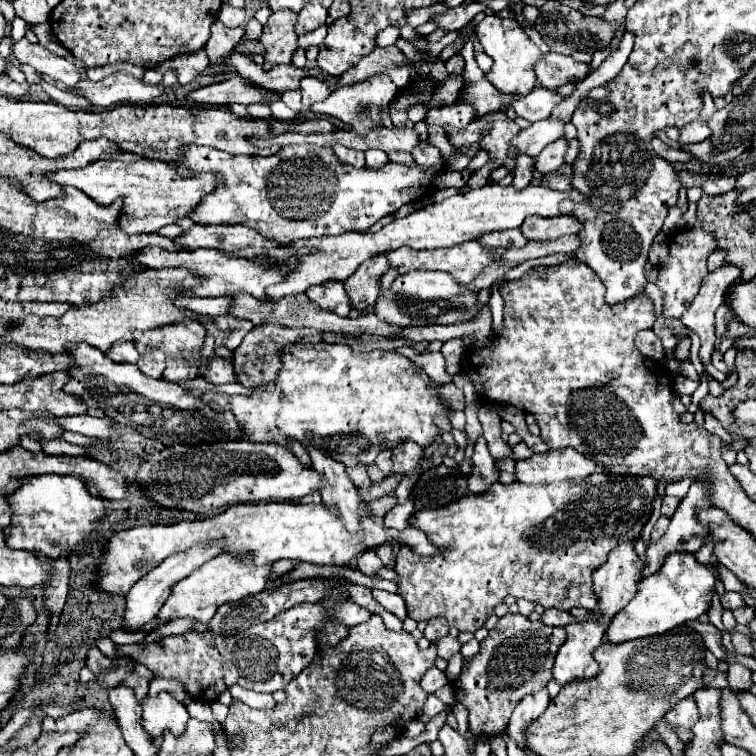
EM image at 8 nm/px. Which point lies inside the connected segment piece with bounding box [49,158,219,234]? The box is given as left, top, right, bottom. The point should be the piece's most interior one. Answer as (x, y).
(153, 195)

